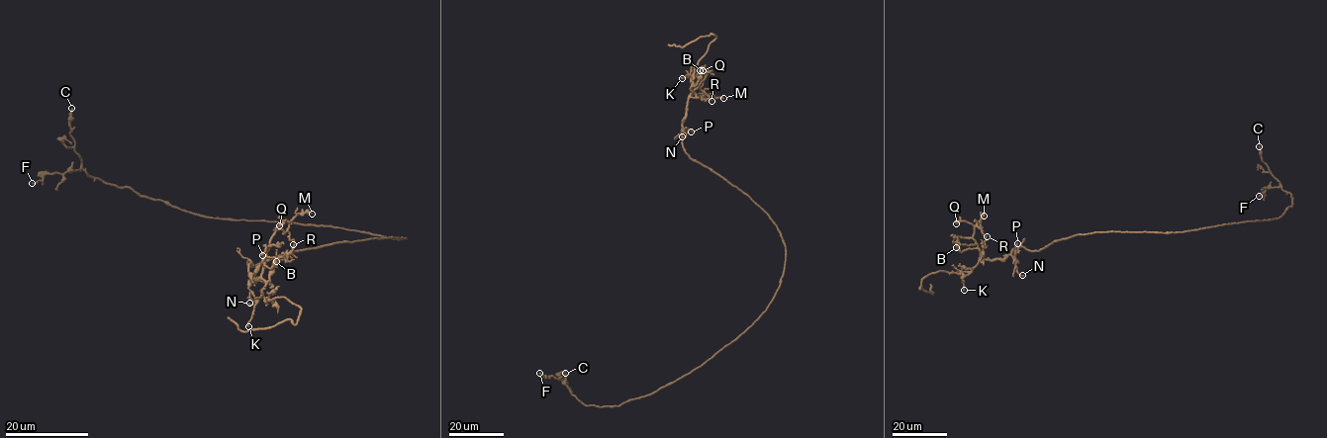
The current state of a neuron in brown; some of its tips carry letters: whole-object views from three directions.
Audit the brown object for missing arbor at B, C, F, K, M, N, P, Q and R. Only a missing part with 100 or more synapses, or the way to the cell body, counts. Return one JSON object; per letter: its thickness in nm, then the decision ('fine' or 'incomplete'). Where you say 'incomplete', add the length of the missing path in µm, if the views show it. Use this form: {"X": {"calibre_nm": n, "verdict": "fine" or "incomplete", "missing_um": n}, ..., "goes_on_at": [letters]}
{"B": {"calibre_nm": 420, "verdict": "fine"}, "C": {"calibre_nm": 140, "verdict": "fine"}, "F": {"calibre_nm": 140, "verdict": "fine"}, "K": {"calibre_nm": 120, "verdict": "fine"}, "M": {"calibre_nm": 200, "verdict": "fine"}, "N": {"calibre_nm": 110, "verdict": "fine"}, "P": {"calibre_nm": 190, "verdict": "fine"}, "Q": {"calibre_nm": 280, "verdict": "fine"}, "R": {"calibre_nm": 60, "verdict": "fine"}, "goes_on_at": []}

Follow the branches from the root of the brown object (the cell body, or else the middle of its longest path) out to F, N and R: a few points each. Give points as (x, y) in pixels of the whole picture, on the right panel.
F: (1133, 232), (1183, 232), (1278, 218), (1292, 204), (1291, 194), (1280, 186), (1263, 189), (1259, 196)
N: (1133, 232), (1077, 234), (1054, 241), (1038, 250), (1018, 246), (1010, 255), (1016, 271), (1022, 275)
R: (1133, 232), (1077, 234), (1054, 241), (1038, 250), (1018, 246), (1002, 259), (979, 260), (987, 236)

